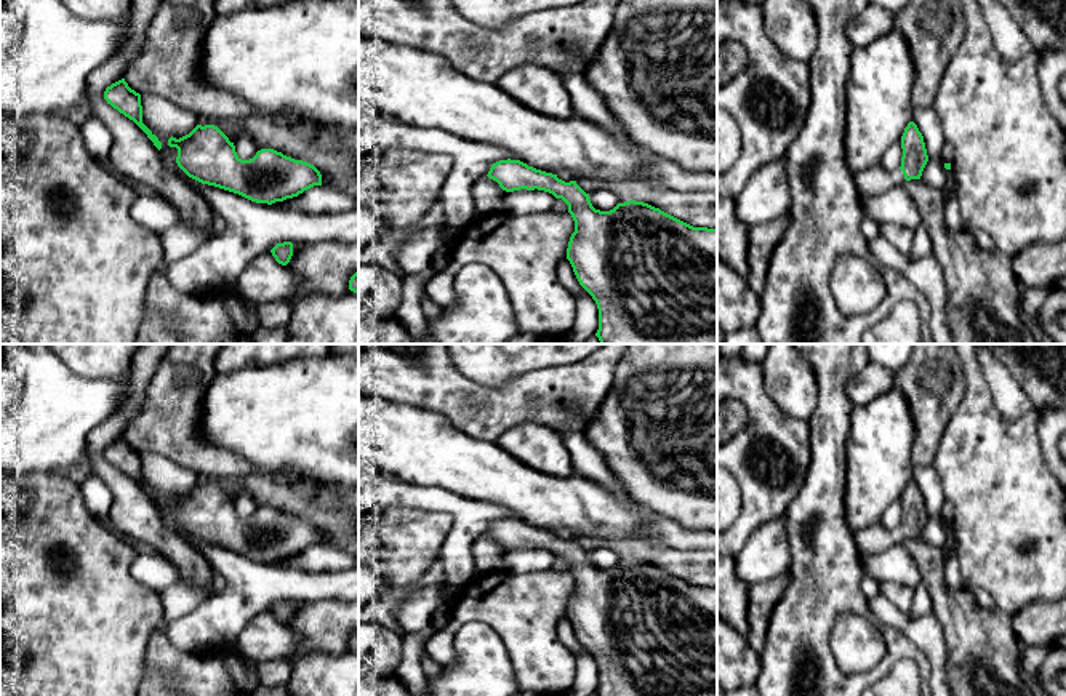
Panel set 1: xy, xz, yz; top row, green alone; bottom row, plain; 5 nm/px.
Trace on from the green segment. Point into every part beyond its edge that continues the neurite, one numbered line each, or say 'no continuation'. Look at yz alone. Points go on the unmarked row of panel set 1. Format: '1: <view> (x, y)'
1: yz (873, 540)

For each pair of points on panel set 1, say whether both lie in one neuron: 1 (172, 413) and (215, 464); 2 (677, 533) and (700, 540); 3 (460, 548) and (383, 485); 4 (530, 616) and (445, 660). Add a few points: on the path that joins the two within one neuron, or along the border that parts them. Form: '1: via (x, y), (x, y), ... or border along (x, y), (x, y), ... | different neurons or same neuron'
1: via (175, 426), (202, 453) | same neuron
2: via (682, 538), (695, 540) | same neuron
3: via (460, 520), (442, 500), (424, 500), (410, 495) | same neuron
4: via (503, 613), (466, 613), (448, 632) | same neuron

